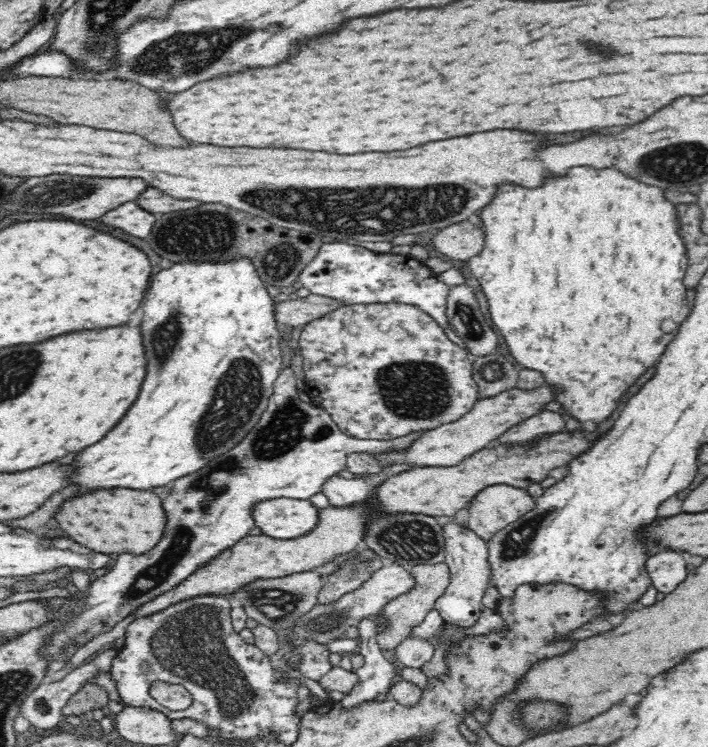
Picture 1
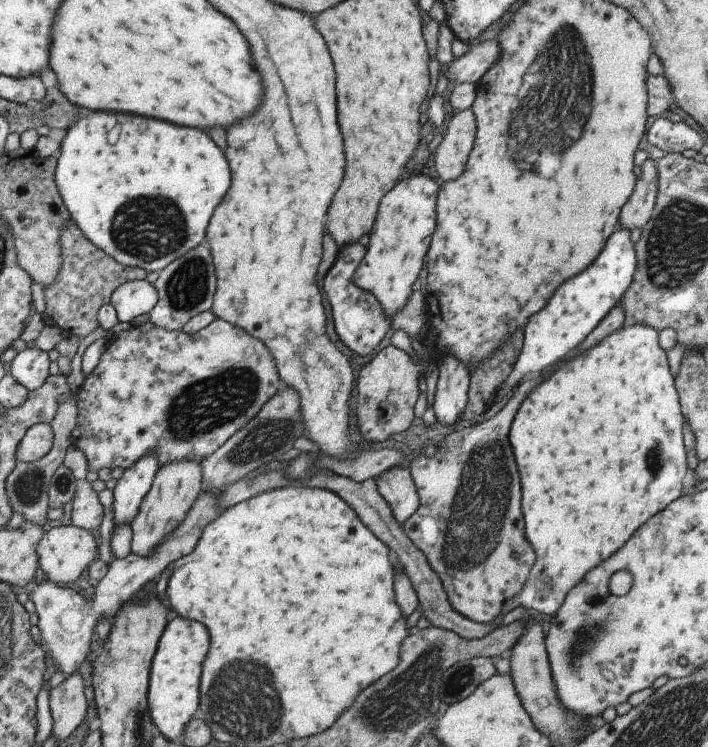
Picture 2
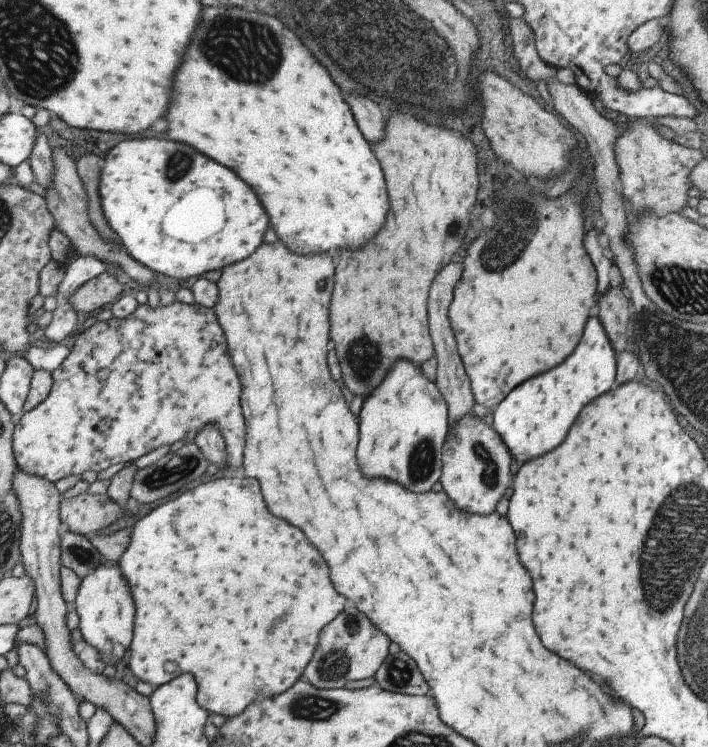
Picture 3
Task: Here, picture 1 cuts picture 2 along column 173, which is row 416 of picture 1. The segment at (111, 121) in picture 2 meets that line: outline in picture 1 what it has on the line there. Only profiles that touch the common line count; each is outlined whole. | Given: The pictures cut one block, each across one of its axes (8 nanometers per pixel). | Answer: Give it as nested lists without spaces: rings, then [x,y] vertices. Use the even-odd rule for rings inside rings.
[[[236,258],[230,262],[216,262],[216,264],[174,264],[168,270],[158,272],[152,278],[152,284],[142,300],[144,320],[140,324],[142,338],[144,338],[144,350],[146,350],[146,378],[142,382],[142,390],[138,394],[138,400],[132,404],[132,408],[126,412],[126,416],[94,446],[84,448],[74,462],[74,470],[70,474],[70,484],[78,486],[78,496],[88,494],[90,490],[112,490],[112,488],[134,488],[134,490],[148,490],[148,488],[160,488],[168,486],[174,480],[194,474],[200,468],[204,468],[214,456],[220,456],[234,448],[246,438],[246,434],[258,424],[262,412],[268,408],[268,400],[274,390],[274,382],[282,370],[282,350],[280,350],[280,332],[276,327],[275,308],[272,297],[264,287],[264,281],[257,273],[255,266],[249,258]]]

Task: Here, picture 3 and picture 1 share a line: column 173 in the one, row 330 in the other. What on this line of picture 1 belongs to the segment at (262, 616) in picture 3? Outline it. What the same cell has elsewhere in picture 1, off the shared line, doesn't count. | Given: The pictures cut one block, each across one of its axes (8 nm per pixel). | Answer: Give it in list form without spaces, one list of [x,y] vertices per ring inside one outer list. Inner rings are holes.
[[[570,168],[566,176],[548,178],[548,180],[546,180],[542,186],[538,186],[538,188],[524,188],[524,186],[518,186],[518,184],[500,184],[500,186],[496,188],[496,196],[494,196],[494,200],[492,200],[486,208],[480,210],[480,218],[482,218],[483,231],[485,232],[484,248],[482,249],[482,252],[478,253],[478,256],[474,256],[474,258],[470,258],[470,260],[467,261],[467,268],[470,270],[472,276],[478,280],[480,286],[482,286],[482,290],[488,301],[490,316],[493,323],[496,324],[496,328],[500,330],[500,334],[504,336],[504,340],[509,347],[511,355],[514,356],[516,362],[524,366],[524,368],[540,371],[542,375],[544,375],[544,382],[548,382],[548,384],[556,384],[556,386],[560,386],[560,388],[564,390],[564,392],[558,396],[558,402],[556,402],[556,404],[560,404],[564,408],[562,418],[568,419],[574,417],[576,420],[580,421],[581,424],[588,422],[588,420],[592,420],[592,422],[605,421],[606,418],[616,410],[620,396],[622,396],[622,394],[624,394],[624,392],[636,382],[636,378],[642,376],[650,366],[656,364],[658,356],[666,350],[666,346],[668,346],[668,344],[672,342],[672,338],[678,334],[680,324],[684,322],[686,316],[691,312],[692,305],[687,301],[687,288],[684,286],[684,274],[686,274],[686,268],[688,268],[688,256],[686,245],[684,245],[684,241],[682,241],[683,238],[680,236],[680,233],[678,233],[678,230],[680,230],[680,220],[678,220],[676,205],[670,203],[666,199],[662,188],[658,188],[658,186],[650,186],[650,184],[644,184],[644,182],[638,182],[638,180],[634,180],[634,178],[630,178],[630,176],[624,176],[624,174],[622,174],[620,170],[616,170],[616,168],[602,168],[602,170],[596,170],[596,168]],[[664,320],[672,320],[674,326],[664,326]],[[662,326],[664,326],[664,328],[662,328]],[[666,328],[668,328],[670,332],[666,332]]]

